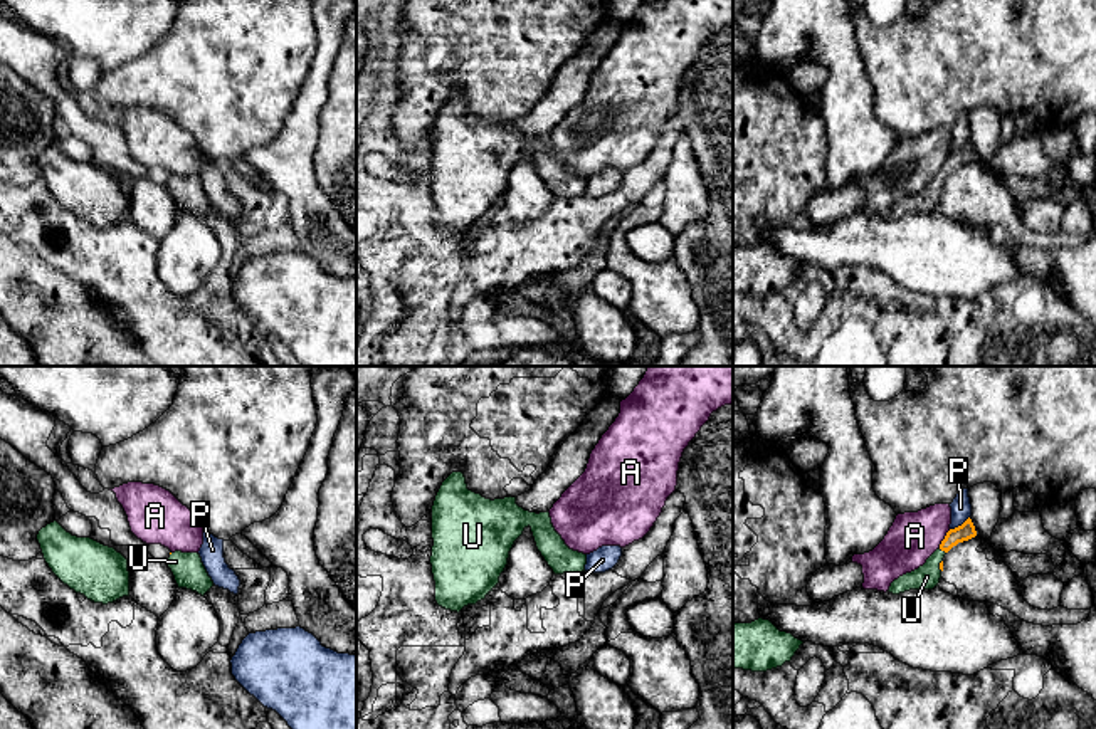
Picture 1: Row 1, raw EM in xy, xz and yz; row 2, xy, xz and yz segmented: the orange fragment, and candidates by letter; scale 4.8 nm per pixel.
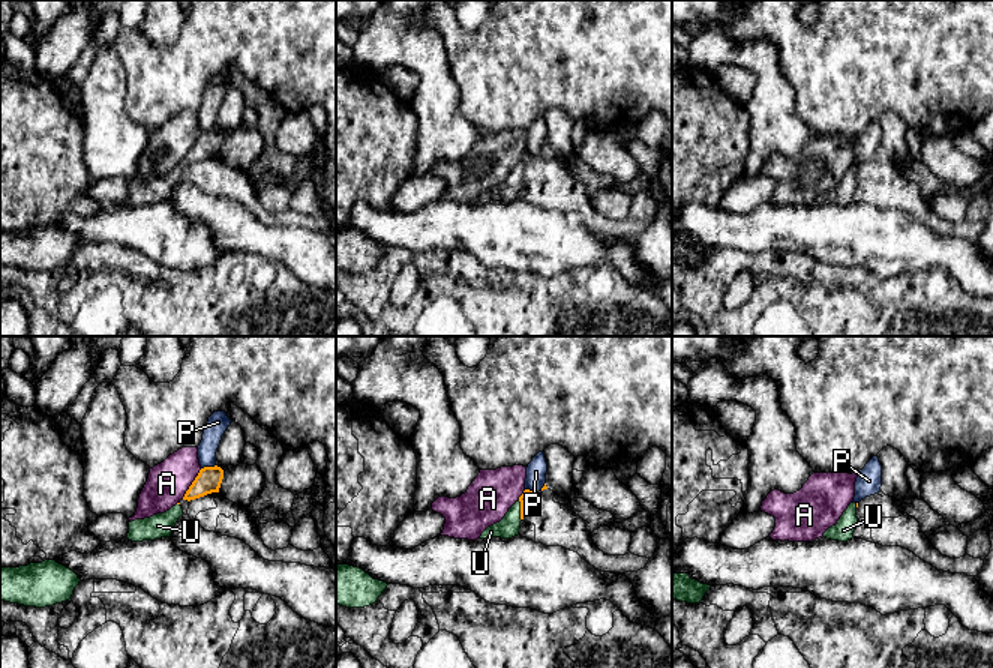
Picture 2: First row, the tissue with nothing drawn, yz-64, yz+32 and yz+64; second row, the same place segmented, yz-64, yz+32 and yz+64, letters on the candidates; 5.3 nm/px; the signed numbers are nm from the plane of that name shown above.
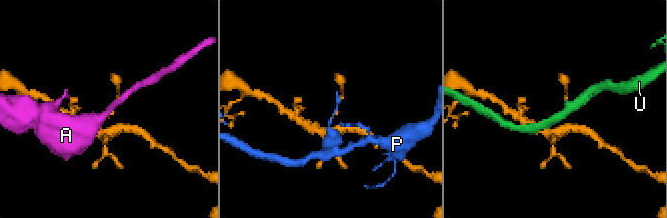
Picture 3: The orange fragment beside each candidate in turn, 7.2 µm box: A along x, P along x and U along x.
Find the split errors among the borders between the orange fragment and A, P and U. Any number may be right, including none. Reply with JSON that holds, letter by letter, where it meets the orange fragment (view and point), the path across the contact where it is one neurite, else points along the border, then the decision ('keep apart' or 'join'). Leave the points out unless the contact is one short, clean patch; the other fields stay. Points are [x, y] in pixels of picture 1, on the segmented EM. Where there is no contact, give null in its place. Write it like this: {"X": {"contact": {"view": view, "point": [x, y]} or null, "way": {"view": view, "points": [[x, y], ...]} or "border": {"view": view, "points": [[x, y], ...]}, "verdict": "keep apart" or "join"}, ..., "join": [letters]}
{"A": {"contact": {"view": "yz", "point": [945, 538]}, "verdict": "keep apart"}, "P": {"contact": {"view": "yz", "point": [958, 526]}, "verdict": "keep apart"}, "U": {"contact": {"view": "yz", "point": [942, 550]}, "verdict": "join"}, "join": ["U"]}

